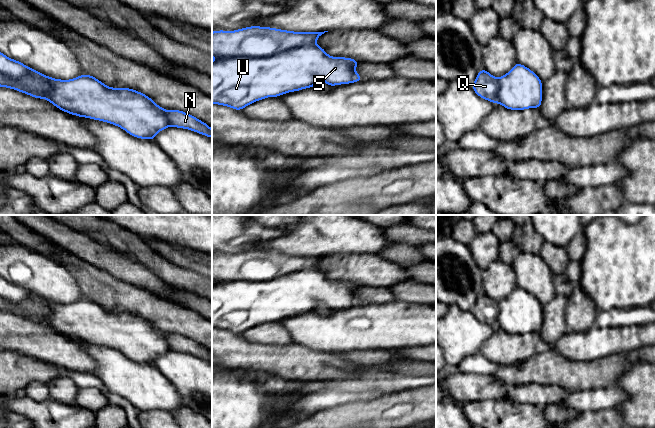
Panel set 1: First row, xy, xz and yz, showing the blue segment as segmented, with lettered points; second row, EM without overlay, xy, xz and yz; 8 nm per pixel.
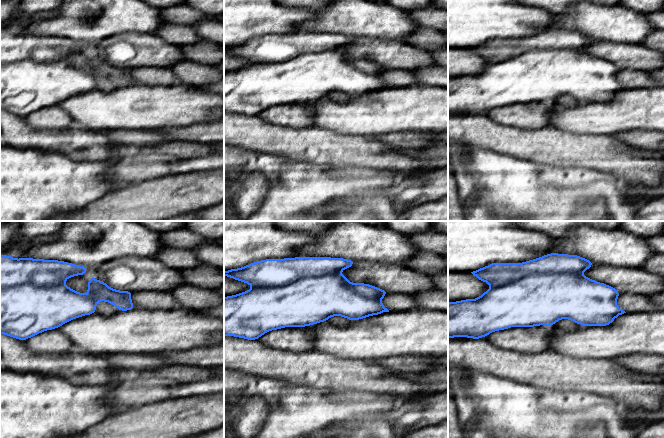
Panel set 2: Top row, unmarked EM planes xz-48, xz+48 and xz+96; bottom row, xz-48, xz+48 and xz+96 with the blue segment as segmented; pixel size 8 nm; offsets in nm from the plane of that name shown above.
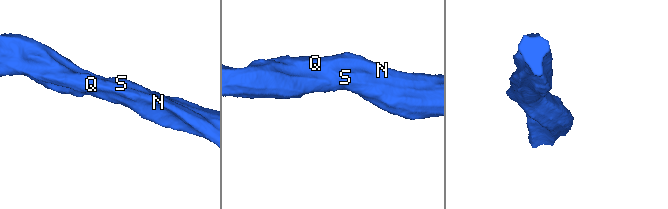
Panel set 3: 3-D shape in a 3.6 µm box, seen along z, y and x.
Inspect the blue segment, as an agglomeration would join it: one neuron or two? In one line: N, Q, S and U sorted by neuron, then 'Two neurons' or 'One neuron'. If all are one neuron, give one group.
Groups: N Q / S U. Two neurons

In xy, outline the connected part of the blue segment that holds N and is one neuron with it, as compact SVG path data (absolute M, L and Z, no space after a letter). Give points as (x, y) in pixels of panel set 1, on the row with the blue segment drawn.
M165 110L169 125L176 128L188 129L212 138L212 129L203 121L181 110Z

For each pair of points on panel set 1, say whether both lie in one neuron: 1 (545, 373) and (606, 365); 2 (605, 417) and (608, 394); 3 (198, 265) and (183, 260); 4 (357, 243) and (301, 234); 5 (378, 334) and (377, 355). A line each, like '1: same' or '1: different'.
1: same
2: different
3: same
4: same
5: different

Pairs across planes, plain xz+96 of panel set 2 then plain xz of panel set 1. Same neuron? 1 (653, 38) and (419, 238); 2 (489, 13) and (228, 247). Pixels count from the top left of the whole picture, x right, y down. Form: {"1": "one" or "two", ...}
{"1": "two", "2": "one"}

